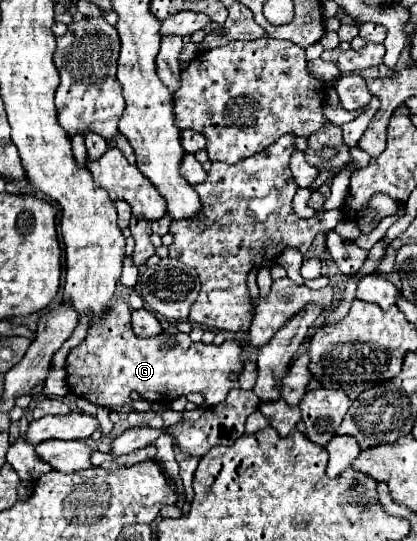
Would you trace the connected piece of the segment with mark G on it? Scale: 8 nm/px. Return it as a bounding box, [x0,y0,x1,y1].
[67,300,245,410]

